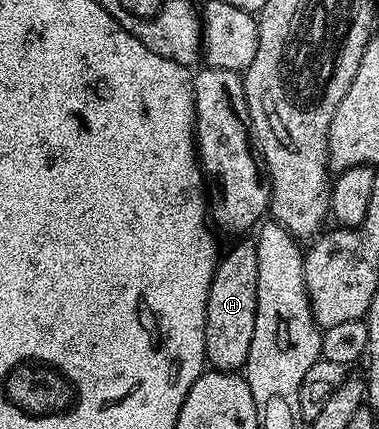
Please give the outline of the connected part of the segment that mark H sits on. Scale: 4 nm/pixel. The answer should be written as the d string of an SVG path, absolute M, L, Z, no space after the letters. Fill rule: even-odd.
M254 241L239 242L218 259L209 288L205 316L205 348L208 363L214 369L240 371L247 362L249 344L257 320L257 248Z

